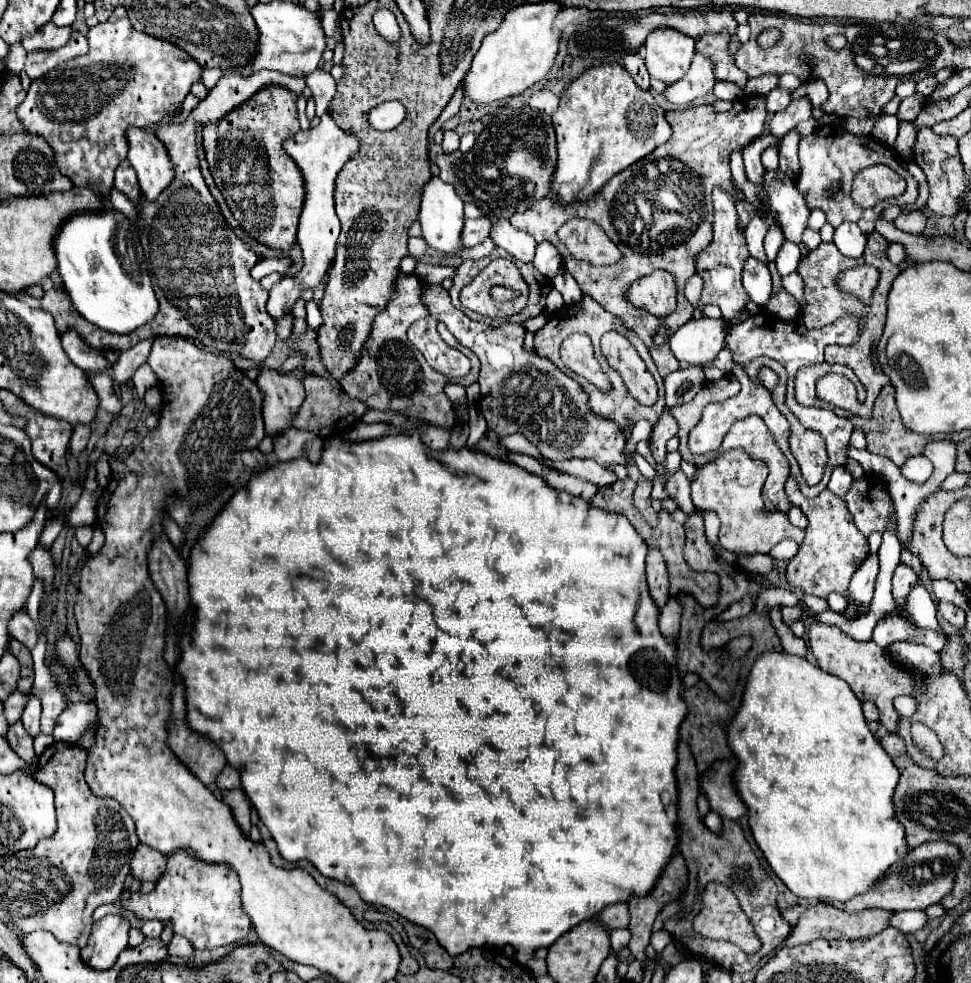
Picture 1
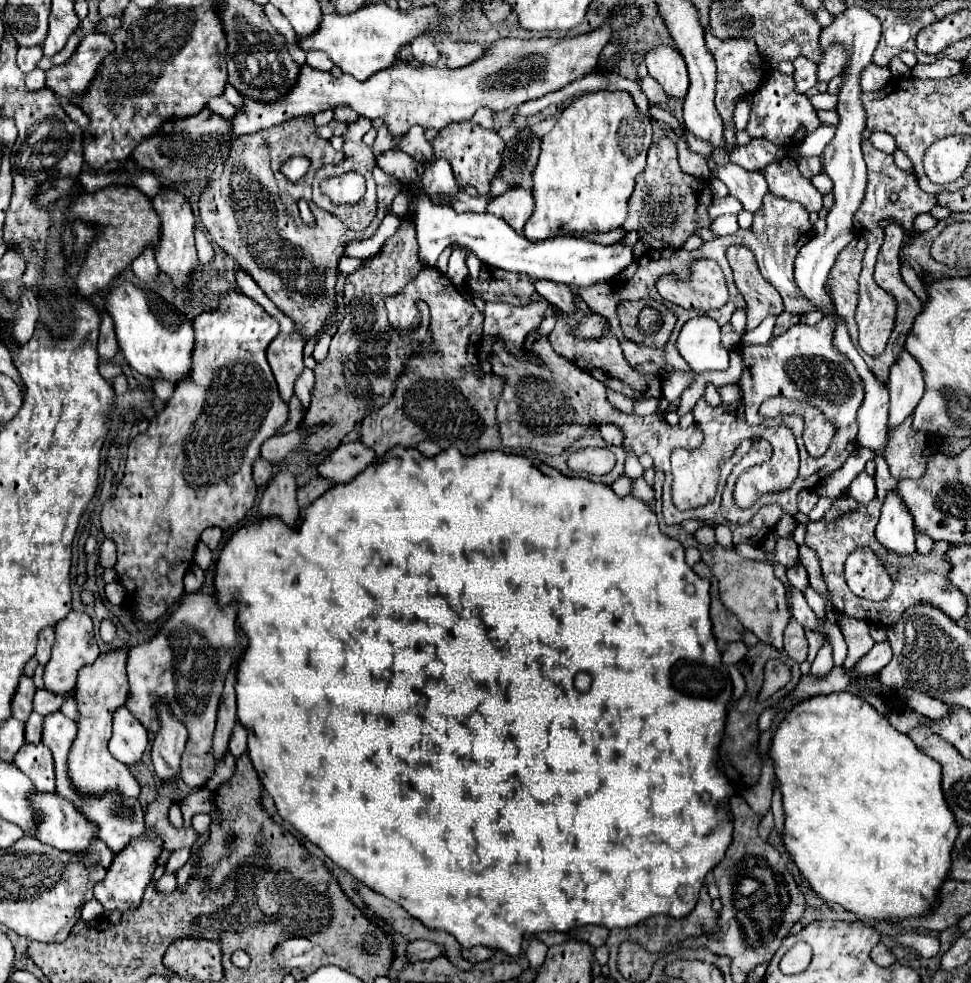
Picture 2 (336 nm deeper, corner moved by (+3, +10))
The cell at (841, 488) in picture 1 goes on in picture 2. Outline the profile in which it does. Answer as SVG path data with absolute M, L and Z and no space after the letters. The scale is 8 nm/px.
M860 472L852 484L848 486L848 496L852 496L856 502L860 504L868 504L876 498L876 484L874 484L874 478L868 476L866 472Z

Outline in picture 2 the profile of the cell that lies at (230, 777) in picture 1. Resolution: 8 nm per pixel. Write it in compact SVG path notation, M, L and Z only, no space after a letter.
M236 722L234 730L232 730L228 748L230 748L230 752L232 752L236 758L238 758L242 752L246 752L246 728L244 728L240 722Z

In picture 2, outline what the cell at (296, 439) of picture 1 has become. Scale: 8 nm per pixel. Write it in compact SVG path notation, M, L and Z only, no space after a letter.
M362 442L342 444L338 450L330 452L318 464L320 476L332 480L334 484L344 484L364 472L370 464L374 464L376 452Z

